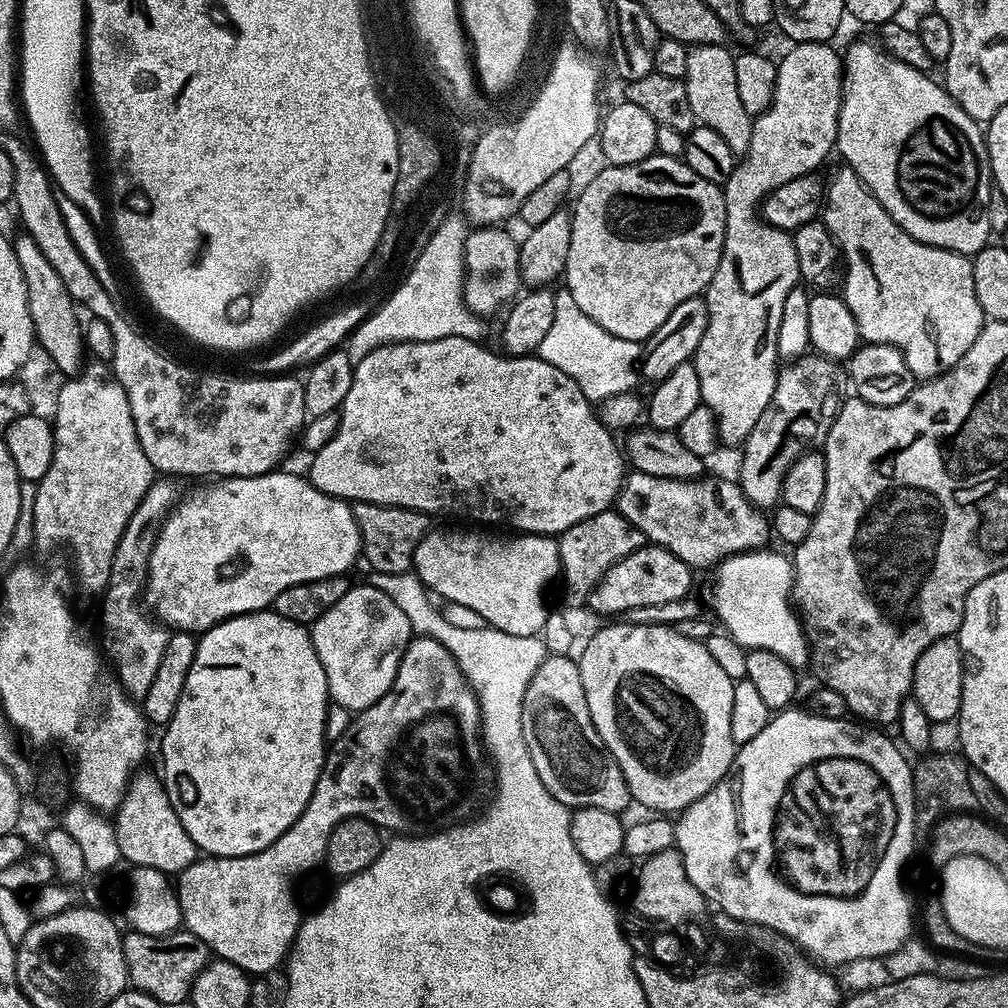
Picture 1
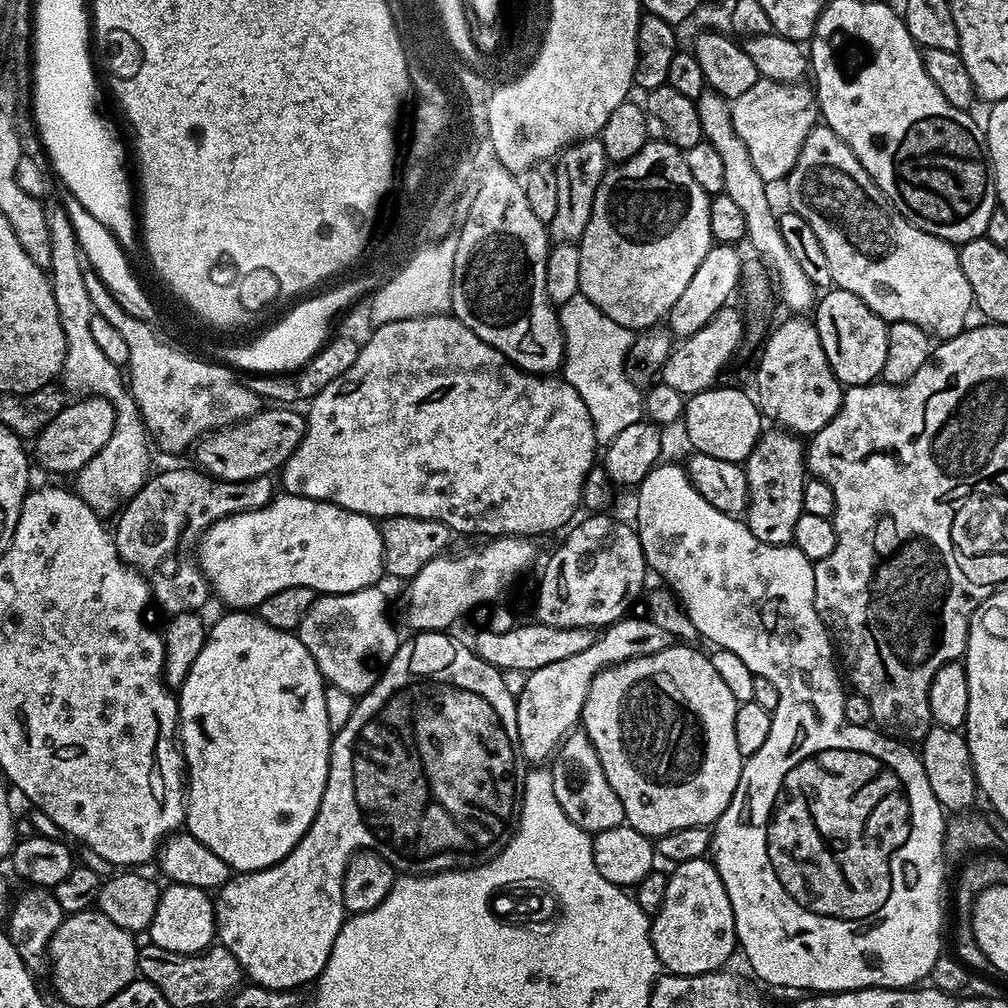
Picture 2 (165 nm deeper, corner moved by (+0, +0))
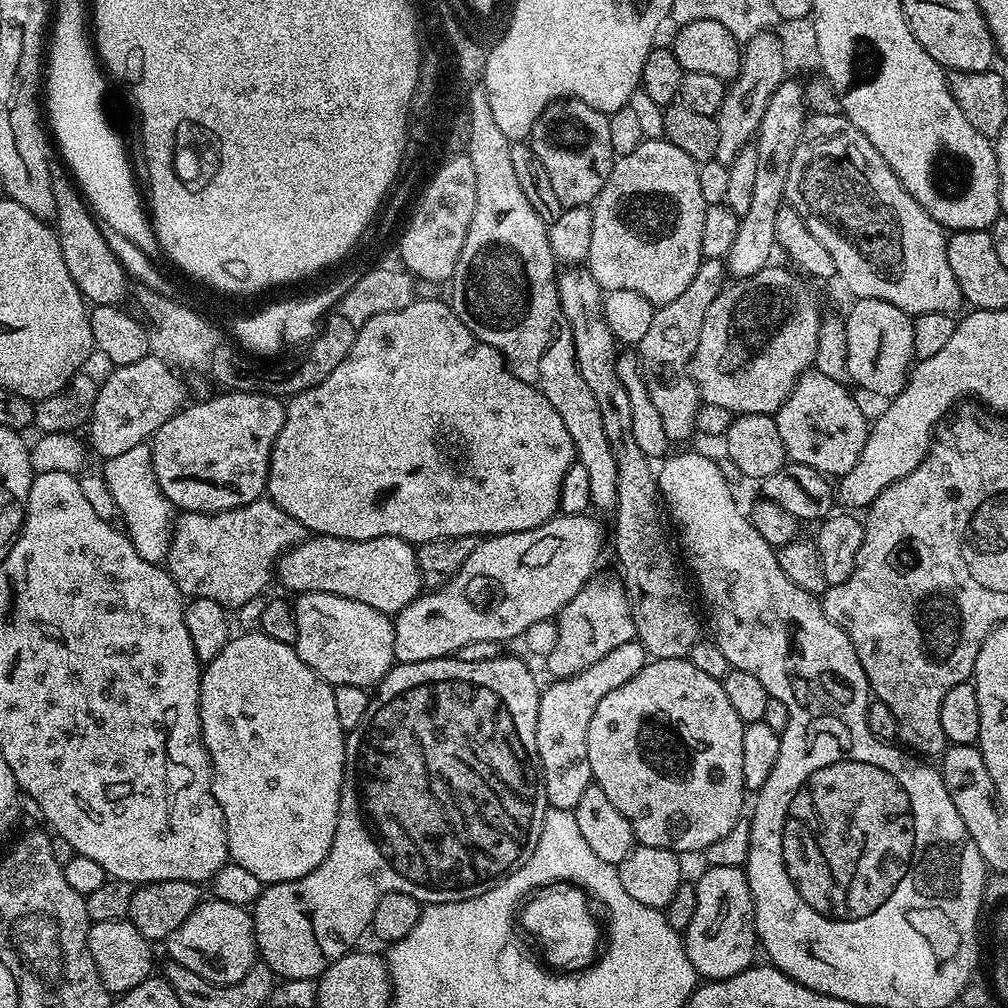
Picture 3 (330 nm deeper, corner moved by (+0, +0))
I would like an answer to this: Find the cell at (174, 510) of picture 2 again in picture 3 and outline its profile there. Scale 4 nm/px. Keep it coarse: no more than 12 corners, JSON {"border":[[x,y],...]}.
{"border":[[272,500],[177,515],[166,570],[226,610],[306,530]]}

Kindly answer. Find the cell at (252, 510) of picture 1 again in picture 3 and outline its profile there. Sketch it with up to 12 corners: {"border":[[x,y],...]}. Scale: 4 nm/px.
{"border":[[313,535],[278,584],[395,614],[422,595],[402,538]]}

